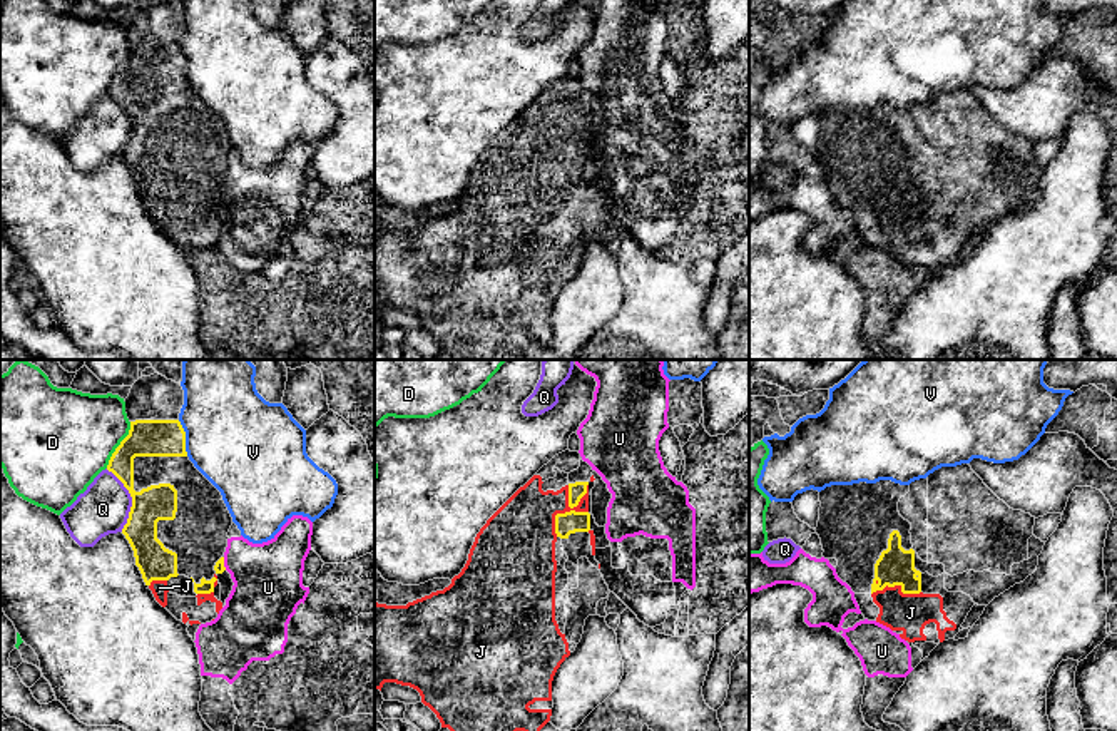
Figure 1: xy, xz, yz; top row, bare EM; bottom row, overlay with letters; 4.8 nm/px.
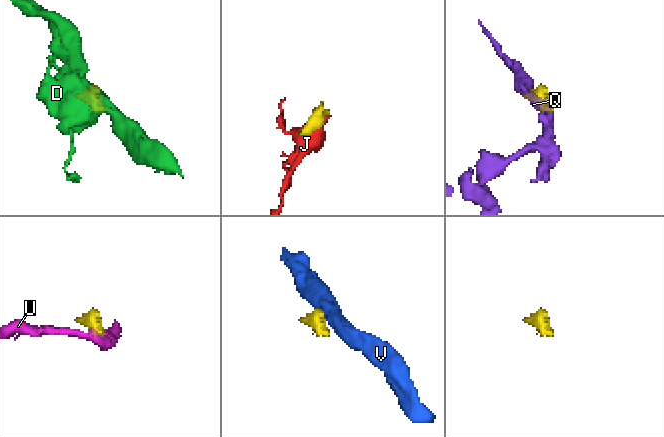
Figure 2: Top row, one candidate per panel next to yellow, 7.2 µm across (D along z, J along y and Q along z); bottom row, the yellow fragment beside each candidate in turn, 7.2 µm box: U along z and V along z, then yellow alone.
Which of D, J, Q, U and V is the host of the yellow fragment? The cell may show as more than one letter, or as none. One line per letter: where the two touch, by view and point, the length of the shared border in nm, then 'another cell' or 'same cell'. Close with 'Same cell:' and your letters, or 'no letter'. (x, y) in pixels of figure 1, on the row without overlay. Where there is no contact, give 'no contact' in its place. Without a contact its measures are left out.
D: contact xy (119, 71); length 260 nm; another cell
J: contact xz (566, 138); length 300 nm; same cell
Q: contact xy (132, 124); length 320 nm; another cell
U: contact xy (223, 189); length 70 nm; another cell
V: contact xy (184, 64); length 180 nm; another cell
Same cell: J

